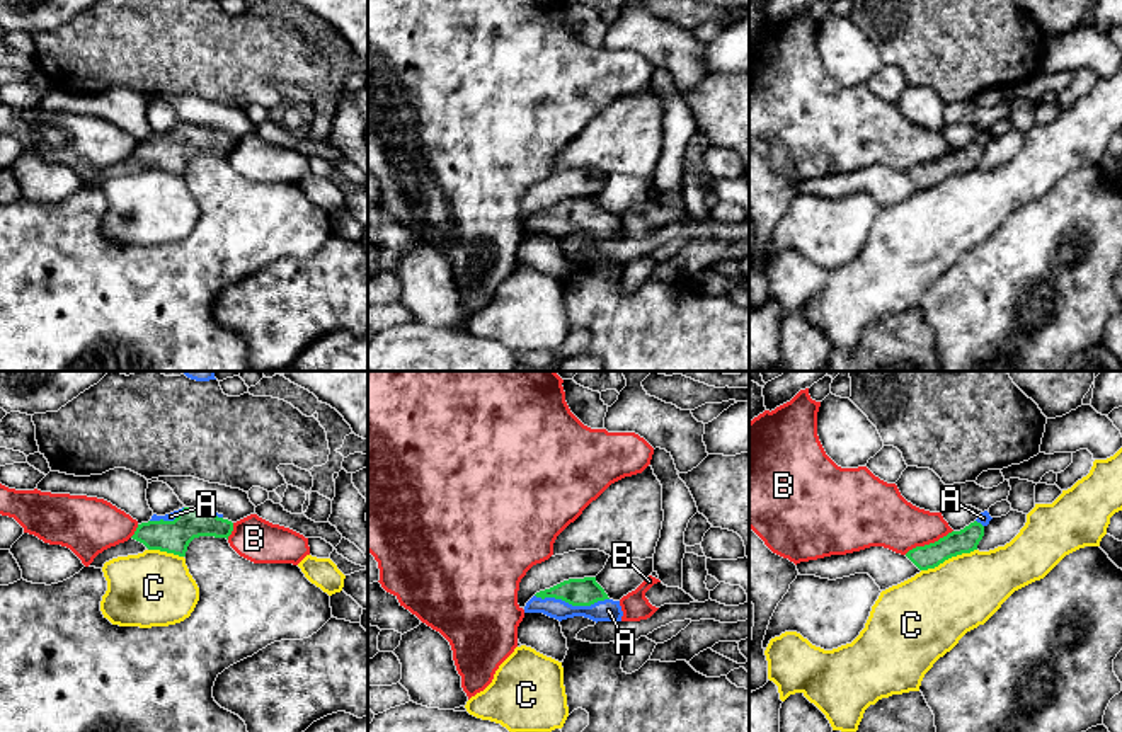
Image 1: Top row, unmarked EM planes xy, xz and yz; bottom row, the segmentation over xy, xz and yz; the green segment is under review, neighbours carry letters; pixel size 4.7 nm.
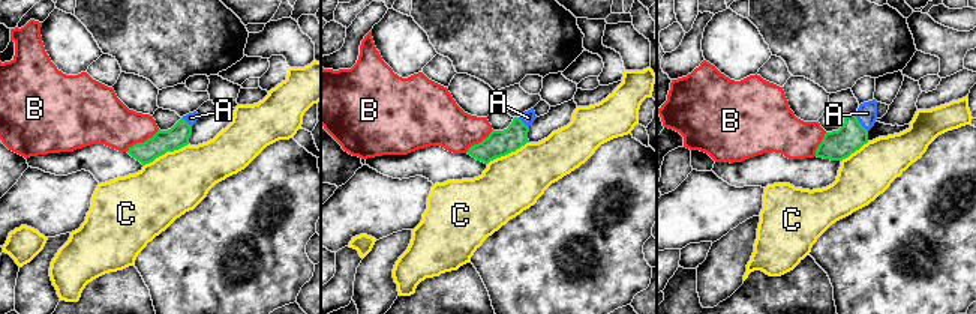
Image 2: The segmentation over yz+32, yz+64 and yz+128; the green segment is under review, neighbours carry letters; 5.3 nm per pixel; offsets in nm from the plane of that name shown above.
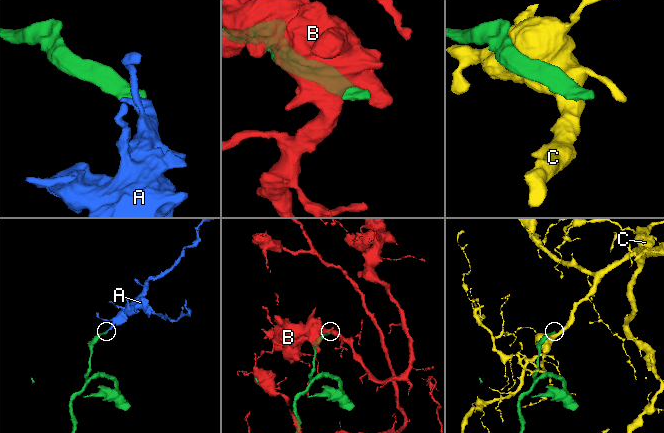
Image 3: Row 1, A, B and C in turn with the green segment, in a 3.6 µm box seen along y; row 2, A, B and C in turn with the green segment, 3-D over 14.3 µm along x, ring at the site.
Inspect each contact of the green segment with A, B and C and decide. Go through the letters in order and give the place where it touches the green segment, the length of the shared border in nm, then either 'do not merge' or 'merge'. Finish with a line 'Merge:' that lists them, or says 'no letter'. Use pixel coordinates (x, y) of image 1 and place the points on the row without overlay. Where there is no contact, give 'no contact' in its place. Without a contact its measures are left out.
A: contact xz (572, 223); length 360 nm; merge
B: contact yz (930, 162); length 260 nm; do not merge
C: contact yz (949, 176); length 280 nm; do not merge
Merge: A

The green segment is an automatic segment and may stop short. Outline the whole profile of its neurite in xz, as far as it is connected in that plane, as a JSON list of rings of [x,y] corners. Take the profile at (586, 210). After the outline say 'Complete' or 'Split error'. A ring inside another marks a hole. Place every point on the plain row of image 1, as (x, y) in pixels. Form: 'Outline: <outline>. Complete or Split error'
Outline: [[[596,196],[569,197],[536,211],[524,225],[524,232],[543,232],[558,240],[584,235],[592,240],[621,240],[620,220],[608,216]]]. Split error

